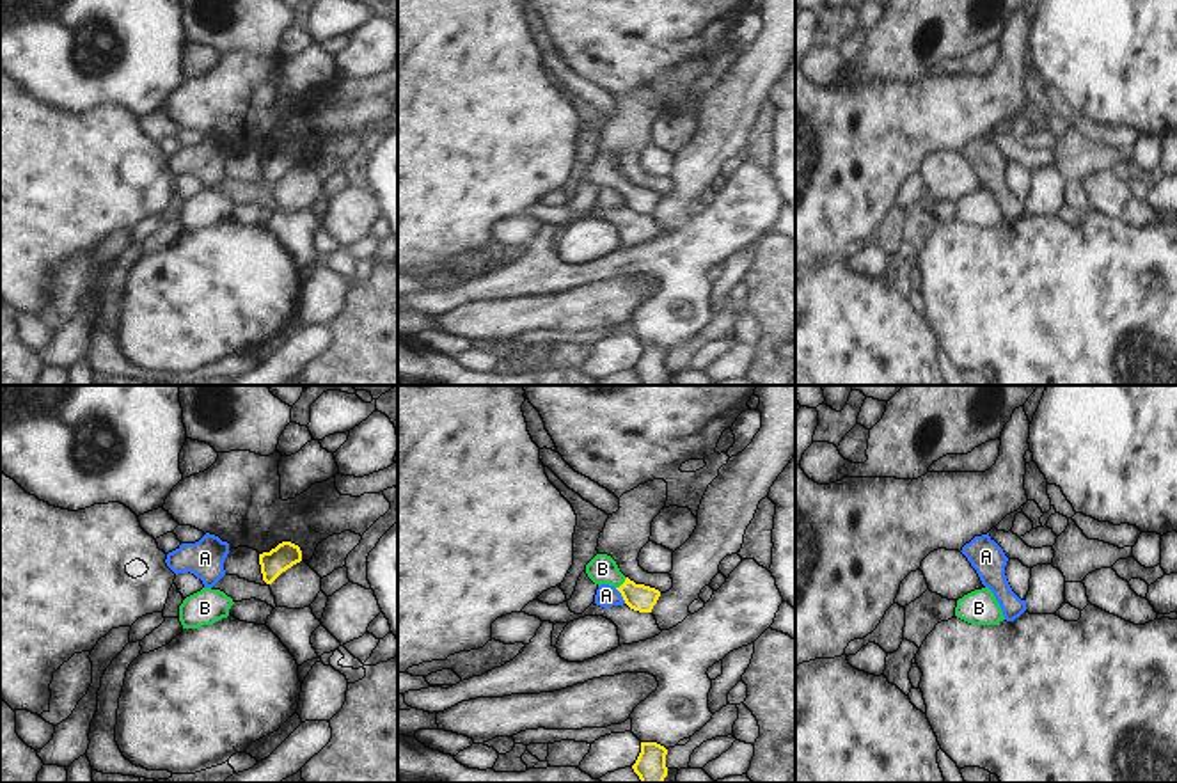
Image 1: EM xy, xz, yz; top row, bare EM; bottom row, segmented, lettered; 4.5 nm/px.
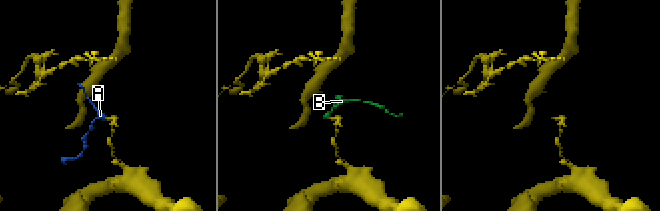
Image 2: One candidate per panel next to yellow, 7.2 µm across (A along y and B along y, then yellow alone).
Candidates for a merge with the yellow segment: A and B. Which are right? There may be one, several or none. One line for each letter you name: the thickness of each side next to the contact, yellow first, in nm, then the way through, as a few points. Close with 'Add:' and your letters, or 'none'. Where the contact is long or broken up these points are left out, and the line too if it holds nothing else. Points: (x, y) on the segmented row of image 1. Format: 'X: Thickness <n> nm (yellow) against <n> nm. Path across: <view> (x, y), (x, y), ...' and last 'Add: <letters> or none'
B: Thickness 120 nm (yellow) against 140 nm. Path across: xz (638, 597), (624, 583), (602, 569)
Add: B

